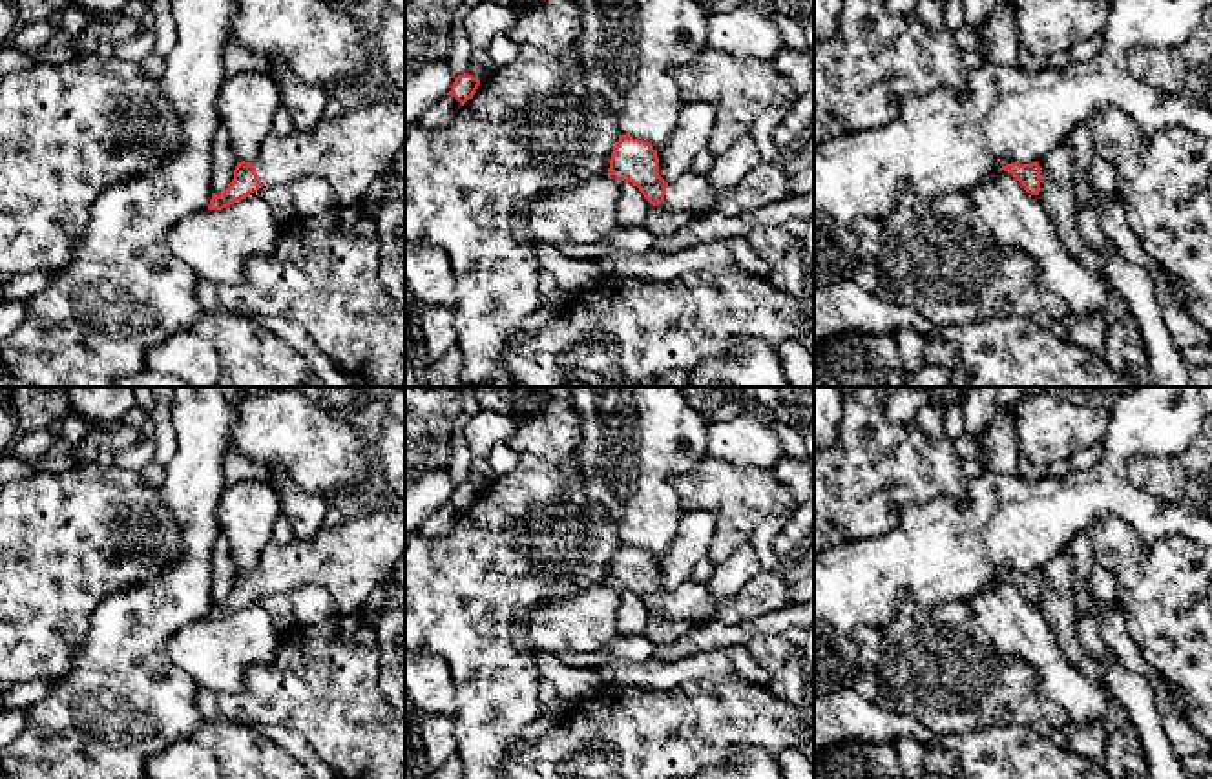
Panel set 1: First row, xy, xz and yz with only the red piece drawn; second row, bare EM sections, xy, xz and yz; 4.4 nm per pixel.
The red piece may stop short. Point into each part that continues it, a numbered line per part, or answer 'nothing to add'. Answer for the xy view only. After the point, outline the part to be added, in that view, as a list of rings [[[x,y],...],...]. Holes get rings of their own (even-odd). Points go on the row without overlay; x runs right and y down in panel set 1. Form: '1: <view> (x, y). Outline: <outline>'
1: xy (349, 560). Outline: [[[385,505],[358,513],[338,527],[323,527],[310,540],[270,542],[261,551],[254,575],[261,593],[290,593],[314,584],[330,595],[336,615],[358,615],[372,589],[391,578],[403,555],[405,507]]]

